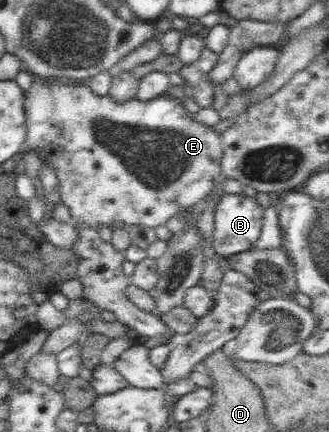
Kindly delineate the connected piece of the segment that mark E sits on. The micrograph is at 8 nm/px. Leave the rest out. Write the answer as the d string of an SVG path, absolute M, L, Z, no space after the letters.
M35 77L29 89L24 91L25 104L24 111L26 116L26 142L24 148L34 150L42 157L43 162L55 169L57 180L59 180L59 189L61 192L60 204L69 207L70 221L76 225L89 225L93 229L101 229L103 225L108 226L111 231L117 228L127 229L131 224L142 224L146 227L156 228L163 226L171 219L181 213L183 209L191 209L196 204L200 204L208 195L212 193L213 186L222 178L222 156L223 147L221 133L212 126L203 122L195 121L194 117L188 116L177 99L165 92L151 100L139 100L133 98L118 104L107 94L99 96L86 82L72 84L62 79L41 79Z

